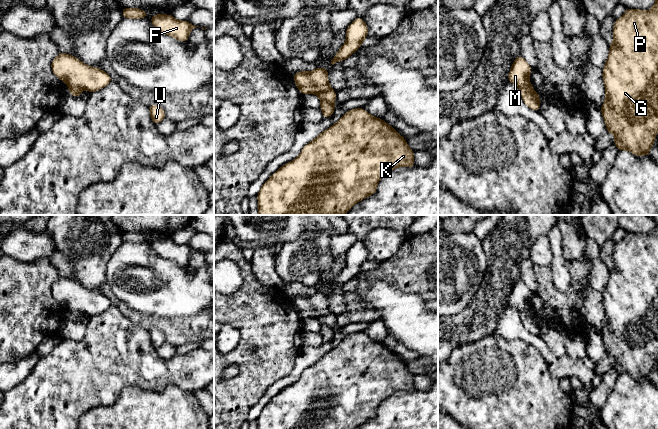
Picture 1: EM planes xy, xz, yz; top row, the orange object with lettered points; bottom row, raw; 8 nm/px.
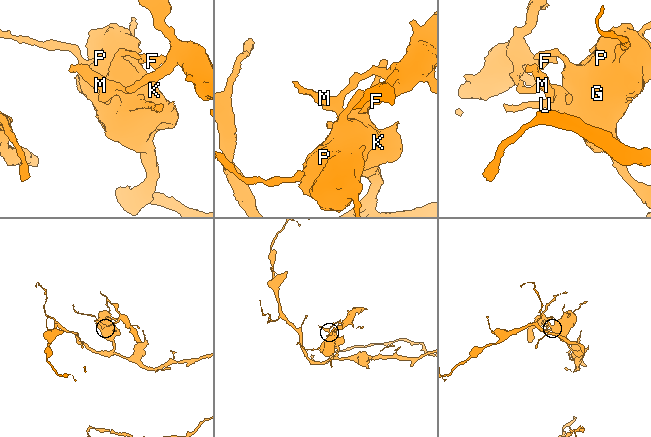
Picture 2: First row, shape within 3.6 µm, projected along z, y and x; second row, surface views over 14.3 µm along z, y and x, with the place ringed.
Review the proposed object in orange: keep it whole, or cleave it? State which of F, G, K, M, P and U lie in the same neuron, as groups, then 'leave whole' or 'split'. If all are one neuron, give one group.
F M / G K P U | split

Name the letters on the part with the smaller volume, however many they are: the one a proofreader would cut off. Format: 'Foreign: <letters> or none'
Foreign: F, M

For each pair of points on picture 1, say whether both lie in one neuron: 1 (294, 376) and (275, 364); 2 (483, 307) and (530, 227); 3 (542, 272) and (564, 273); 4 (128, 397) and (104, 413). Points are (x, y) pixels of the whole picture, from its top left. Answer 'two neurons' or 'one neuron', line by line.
1: two neurons
2: one neuron
3: two neurons
4: one neuron

